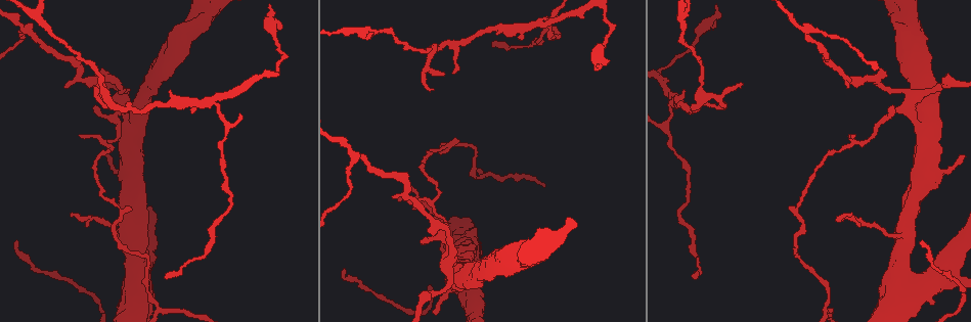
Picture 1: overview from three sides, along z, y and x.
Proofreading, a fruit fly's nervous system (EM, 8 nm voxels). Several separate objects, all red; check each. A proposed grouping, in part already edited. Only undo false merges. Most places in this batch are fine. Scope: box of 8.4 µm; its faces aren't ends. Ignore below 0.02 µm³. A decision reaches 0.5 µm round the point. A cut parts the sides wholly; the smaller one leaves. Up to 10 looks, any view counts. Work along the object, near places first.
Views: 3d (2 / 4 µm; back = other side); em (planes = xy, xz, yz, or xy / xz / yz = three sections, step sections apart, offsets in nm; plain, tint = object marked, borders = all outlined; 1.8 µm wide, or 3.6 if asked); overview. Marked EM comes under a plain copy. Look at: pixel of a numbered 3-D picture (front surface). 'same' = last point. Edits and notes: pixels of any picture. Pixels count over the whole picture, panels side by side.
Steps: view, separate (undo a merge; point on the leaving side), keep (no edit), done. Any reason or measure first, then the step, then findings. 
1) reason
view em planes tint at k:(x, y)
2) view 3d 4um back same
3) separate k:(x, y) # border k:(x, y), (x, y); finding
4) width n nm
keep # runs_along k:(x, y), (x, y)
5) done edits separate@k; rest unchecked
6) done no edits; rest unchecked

view em yz step 16 tint at 1:(222, 96)

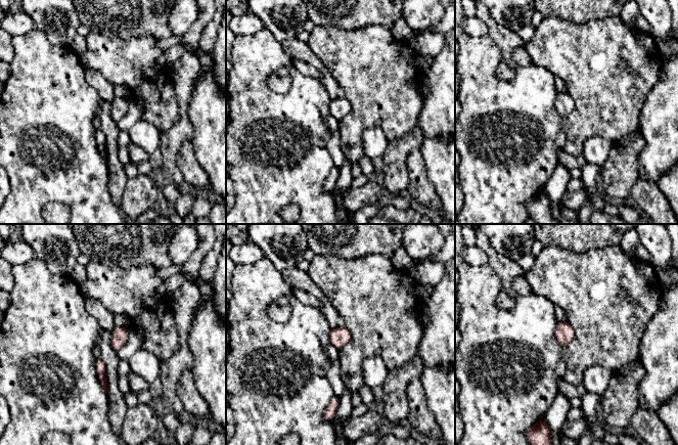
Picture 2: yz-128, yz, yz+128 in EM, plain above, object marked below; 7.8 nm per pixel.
view em planes borders same

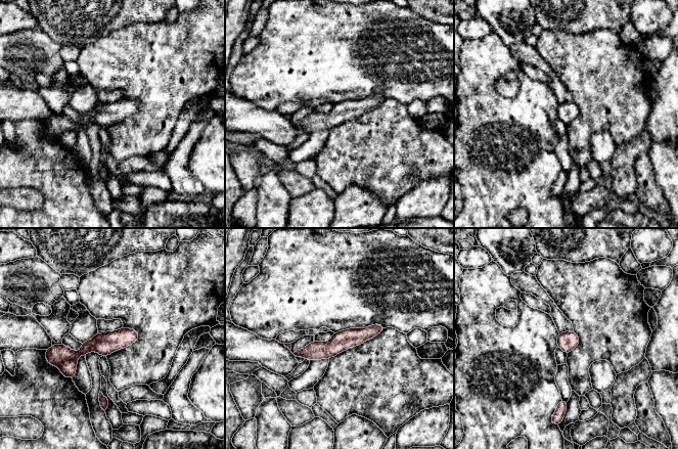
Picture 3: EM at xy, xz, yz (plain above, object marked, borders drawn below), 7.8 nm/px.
width 160 nm
separate 3:(68, 368) # a second neuron is stuck on

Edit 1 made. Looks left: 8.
redraw
view overview

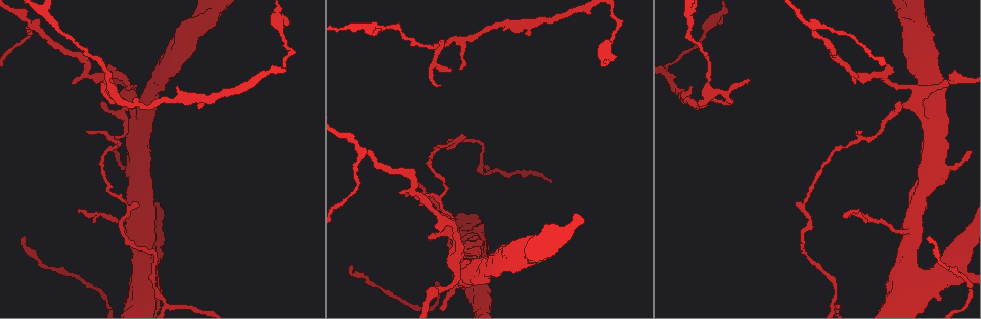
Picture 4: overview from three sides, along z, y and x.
view 3d 2um at 4:(368, 26)

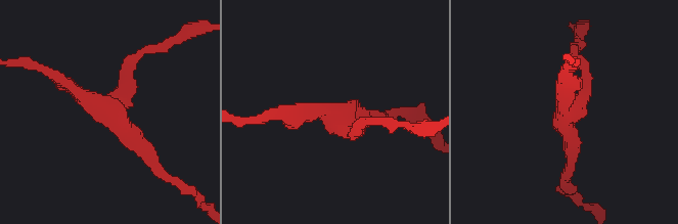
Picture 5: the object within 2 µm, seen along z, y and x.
view em planes borders at 5:(110, 112)

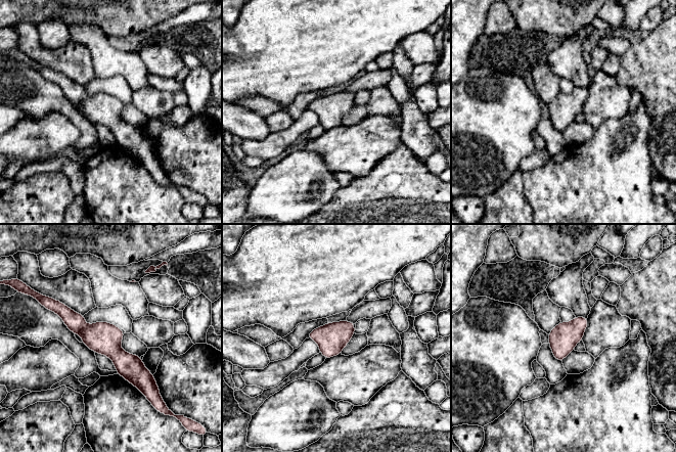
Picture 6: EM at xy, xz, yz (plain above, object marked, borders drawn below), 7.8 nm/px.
keep # runs_along 6:(55, 307), (151, 380); one neuron here

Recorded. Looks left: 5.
three-way junction
view 3d 4um at 4:(364, 151)

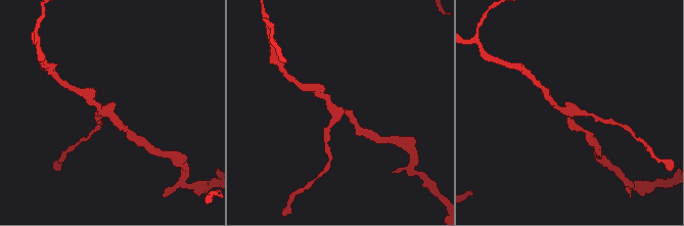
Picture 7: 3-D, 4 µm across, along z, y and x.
arms 3; need the tissue
view em planes tint at 7:(110, 111)

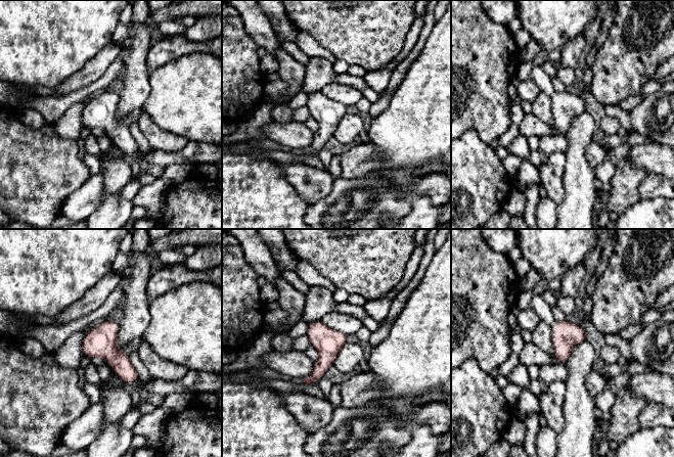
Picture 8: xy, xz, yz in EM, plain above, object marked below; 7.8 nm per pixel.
keep # one neuron here

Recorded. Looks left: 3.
three-way junction
view em planes borders at 4:(912, 87)

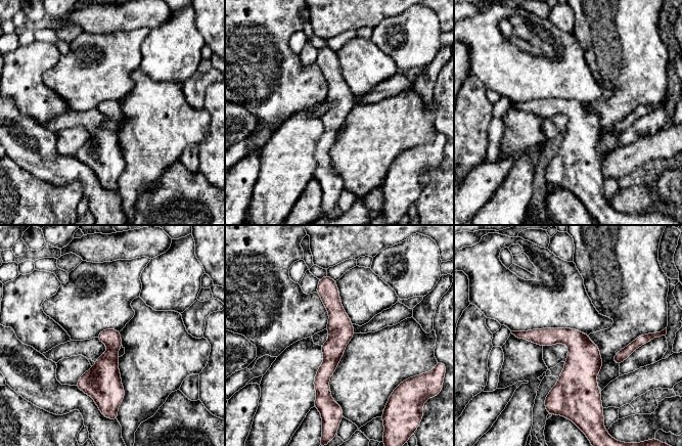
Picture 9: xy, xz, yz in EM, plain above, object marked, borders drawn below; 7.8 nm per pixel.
keep # runs_along 9:(328, 279), (330, 400); one neuron here

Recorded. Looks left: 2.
done edits separate@3; rest unchecked

